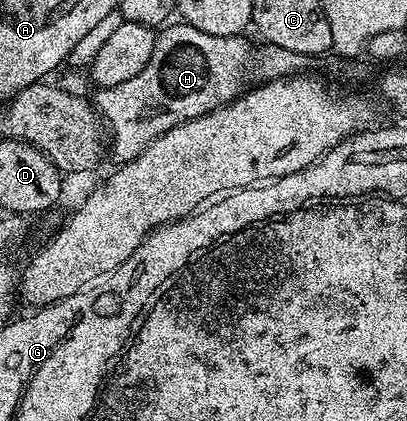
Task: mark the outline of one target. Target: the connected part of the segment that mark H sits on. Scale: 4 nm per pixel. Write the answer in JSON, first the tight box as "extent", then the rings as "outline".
{"extent":[92,22,315,165],"outline":[[[170,22],[155,35],[152,58],[148,58],[148,66],[136,74],[136,78],[128,78],[128,82],[120,82],[120,86],[97,89],[92,96],[92,103],[98,109],[103,121],[108,125],[108,132],[114,135],[114,148],[112,144],[112,156],[114,152],[115,165],[127,164],[134,160],[156,138],[160,138],[168,130],[175,128],[177,124],[188,122],[192,118],[207,116],[222,108],[225,104],[231,104],[238,99],[243,92],[251,86],[257,86],[267,80],[282,80],[286,76],[301,76],[309,73],[315,57],[296,54],[296,50],[284,50],[284,46],[267,44],[246,40],[241,36],[217,36],[216,34],[204,34],[204,30],[196,30],[196,26],[185,22]]]}

